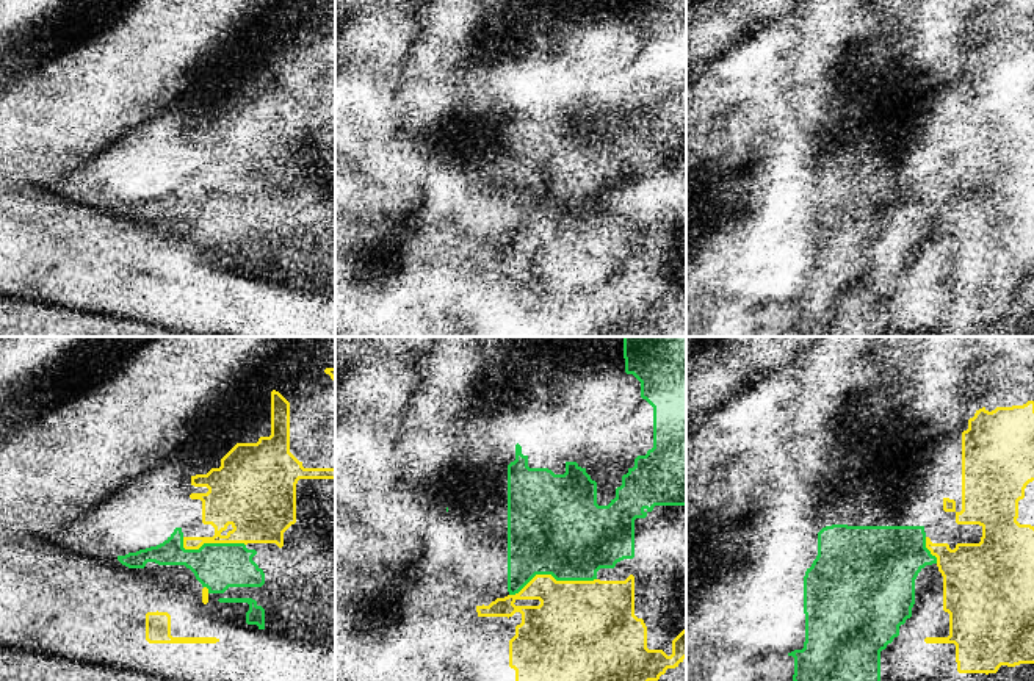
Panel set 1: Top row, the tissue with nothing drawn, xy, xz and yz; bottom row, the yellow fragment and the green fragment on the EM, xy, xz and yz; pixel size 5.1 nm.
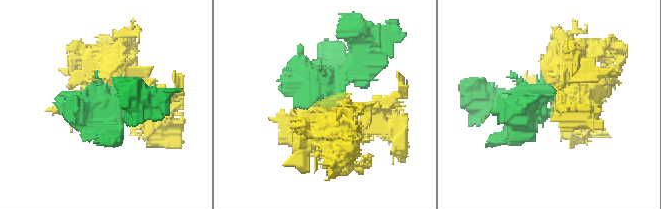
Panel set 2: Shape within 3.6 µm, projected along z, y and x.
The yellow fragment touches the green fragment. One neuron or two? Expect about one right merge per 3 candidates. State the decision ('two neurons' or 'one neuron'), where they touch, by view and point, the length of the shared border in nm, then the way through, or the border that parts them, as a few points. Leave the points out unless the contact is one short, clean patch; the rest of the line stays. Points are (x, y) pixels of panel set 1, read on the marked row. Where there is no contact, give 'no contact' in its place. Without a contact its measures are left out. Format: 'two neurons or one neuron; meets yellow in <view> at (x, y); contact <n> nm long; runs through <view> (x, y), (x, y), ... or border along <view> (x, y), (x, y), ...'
two neurons; meets yellow in xz at (552, 576); contact 460 nm long

